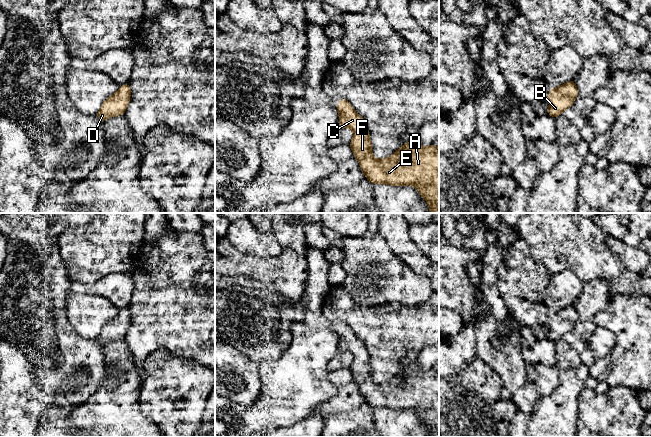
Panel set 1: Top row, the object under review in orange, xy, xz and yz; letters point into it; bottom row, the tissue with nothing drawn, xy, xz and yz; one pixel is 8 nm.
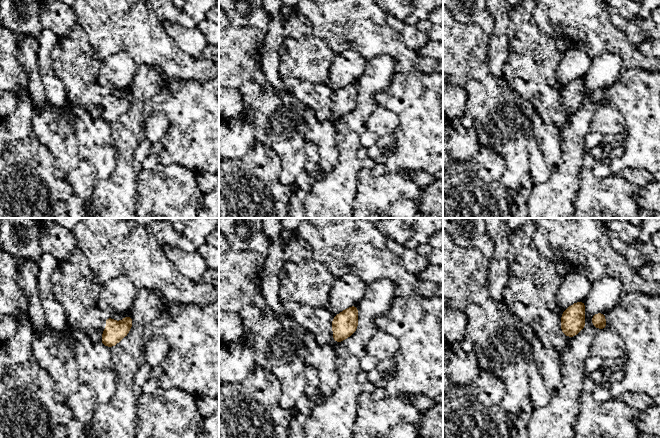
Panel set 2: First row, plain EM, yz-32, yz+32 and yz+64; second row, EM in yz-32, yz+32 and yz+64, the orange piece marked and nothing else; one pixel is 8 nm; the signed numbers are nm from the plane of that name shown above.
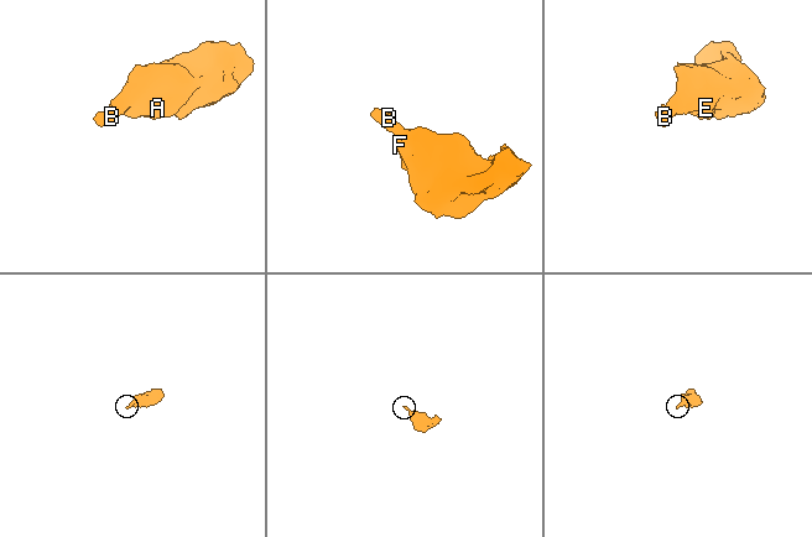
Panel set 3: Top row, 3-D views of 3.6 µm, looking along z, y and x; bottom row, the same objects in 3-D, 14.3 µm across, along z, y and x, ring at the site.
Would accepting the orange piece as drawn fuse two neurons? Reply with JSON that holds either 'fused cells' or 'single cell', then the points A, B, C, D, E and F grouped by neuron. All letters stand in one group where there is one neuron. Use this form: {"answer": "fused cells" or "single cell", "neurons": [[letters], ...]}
{"answer": "single cell", "neurons": [["A", "B", "C", "D", "E", "F"]]}

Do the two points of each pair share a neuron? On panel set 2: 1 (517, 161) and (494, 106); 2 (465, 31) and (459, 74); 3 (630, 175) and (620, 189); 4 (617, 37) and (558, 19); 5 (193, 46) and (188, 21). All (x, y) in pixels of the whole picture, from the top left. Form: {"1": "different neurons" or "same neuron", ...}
{"1": "same neuron", "2": "same neuron", "3": "different neurons", "4": "same neuron", "5": "different neurons"}

